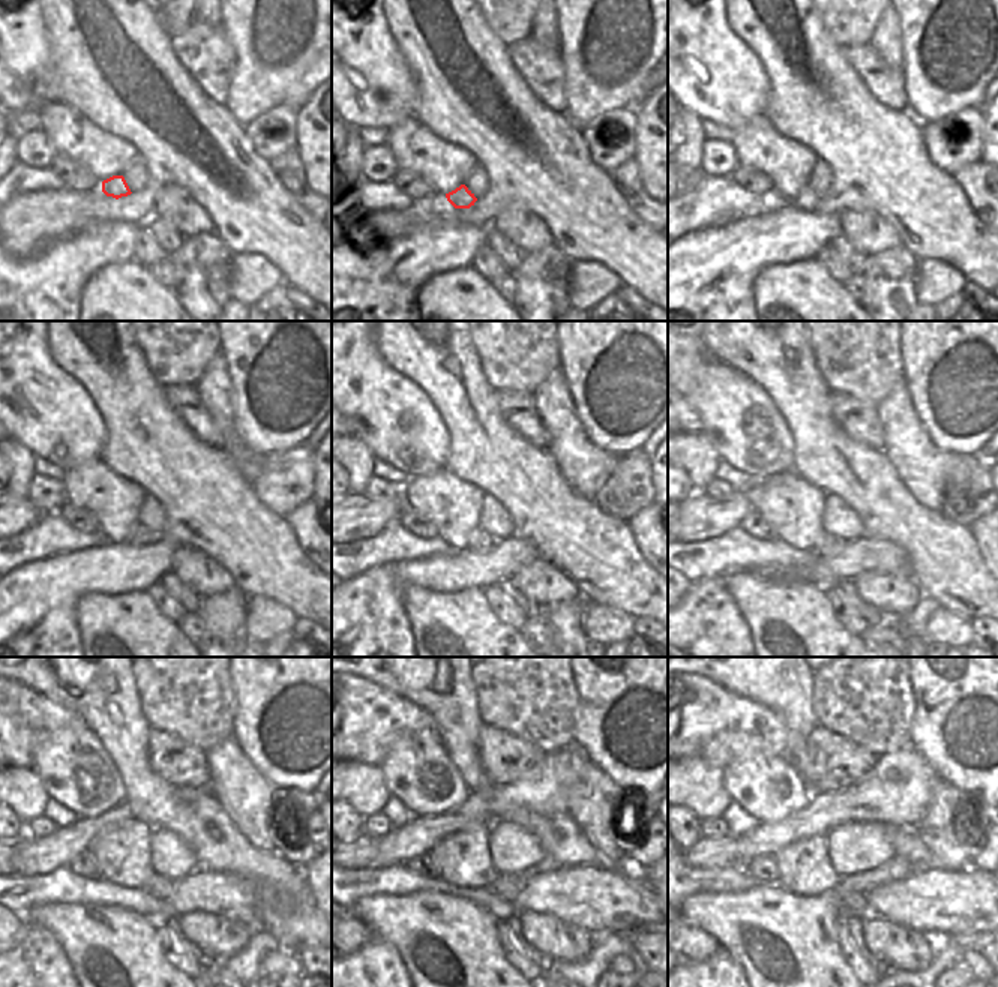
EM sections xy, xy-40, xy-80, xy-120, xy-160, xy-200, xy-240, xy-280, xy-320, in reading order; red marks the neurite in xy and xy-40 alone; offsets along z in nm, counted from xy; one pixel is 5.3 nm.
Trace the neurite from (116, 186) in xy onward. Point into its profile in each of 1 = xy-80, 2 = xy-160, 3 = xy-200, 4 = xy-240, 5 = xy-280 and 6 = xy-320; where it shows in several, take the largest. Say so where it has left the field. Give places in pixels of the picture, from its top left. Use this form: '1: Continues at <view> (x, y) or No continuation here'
1: Continues at xy-80 (806, 200)
2: Continues at xy-160 (479, 540)
3: Continues at xy-200 (827, 546)
4: Continues at xy-240 (158, 885)
5: Continues at xy-280 (508, 887)
6: Continues at xy-320 (856, 905)

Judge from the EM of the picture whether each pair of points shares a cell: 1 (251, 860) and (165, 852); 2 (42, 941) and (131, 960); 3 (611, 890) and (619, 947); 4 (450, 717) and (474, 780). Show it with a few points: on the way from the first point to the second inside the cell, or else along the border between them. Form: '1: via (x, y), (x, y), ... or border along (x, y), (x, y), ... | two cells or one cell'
1: border along (170, 830), (191, 849), (197, 858), (197, 869) | two cells
2: border along (30, 923), (42, 926), (56, 939), (72, 971) | two cells
3: border along (589, 932), (626, 935) | two cells
4: via (458, 732), (468, 765) | one cell

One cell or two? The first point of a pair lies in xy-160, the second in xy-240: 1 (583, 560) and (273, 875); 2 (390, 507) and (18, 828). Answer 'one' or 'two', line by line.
1: one
2: two

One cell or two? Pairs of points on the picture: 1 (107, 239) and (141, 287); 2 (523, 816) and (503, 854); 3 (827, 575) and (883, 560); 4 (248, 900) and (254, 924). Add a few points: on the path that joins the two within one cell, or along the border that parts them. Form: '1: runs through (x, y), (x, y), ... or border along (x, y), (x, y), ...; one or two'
1: border along (134, 258), (120, 264), (107, 264), (92, 276); two
2: border along (505, 819), (520, 824), (544, 849); two
3: runs through (841, 567), (853, 560), (869, 560); one
4: runs through (248, 906), (251, 918); one

